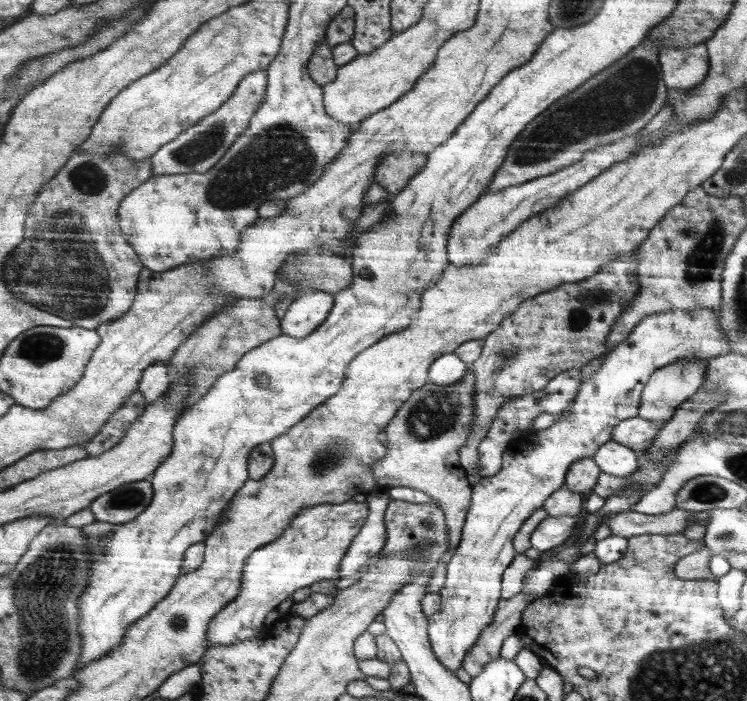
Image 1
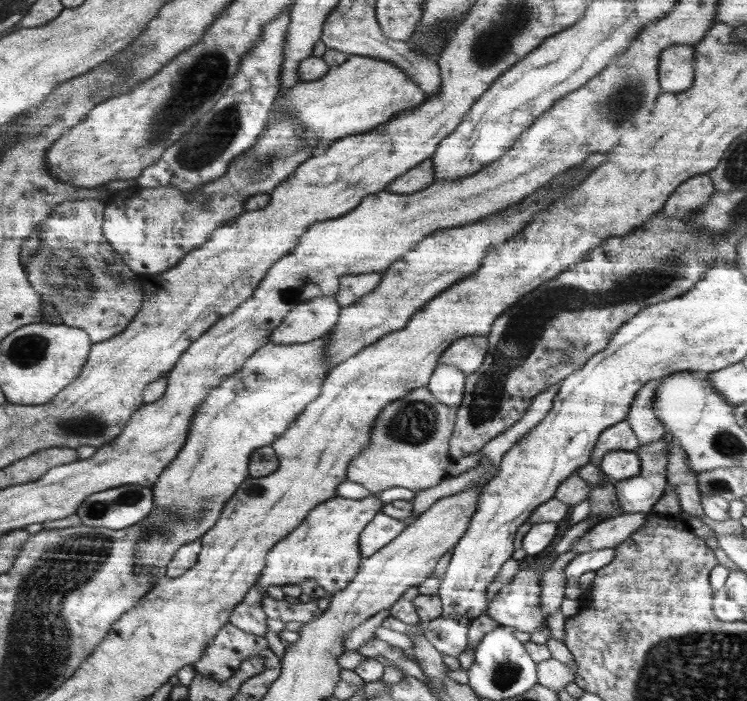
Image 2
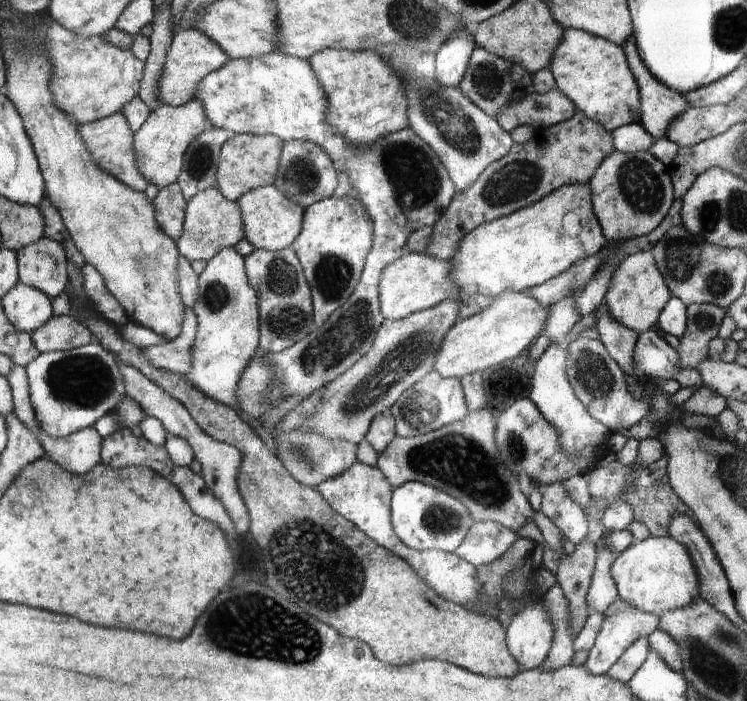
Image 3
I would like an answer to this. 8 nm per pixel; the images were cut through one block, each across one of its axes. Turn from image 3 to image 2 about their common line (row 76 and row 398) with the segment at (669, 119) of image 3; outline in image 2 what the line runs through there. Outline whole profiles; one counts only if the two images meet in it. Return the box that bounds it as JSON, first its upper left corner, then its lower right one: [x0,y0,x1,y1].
[625,378,665,445]

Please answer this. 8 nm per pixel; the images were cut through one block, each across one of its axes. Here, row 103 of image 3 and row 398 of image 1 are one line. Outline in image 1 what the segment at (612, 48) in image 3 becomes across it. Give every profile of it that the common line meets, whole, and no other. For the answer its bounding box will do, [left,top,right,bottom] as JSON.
[428,306,731,671]

